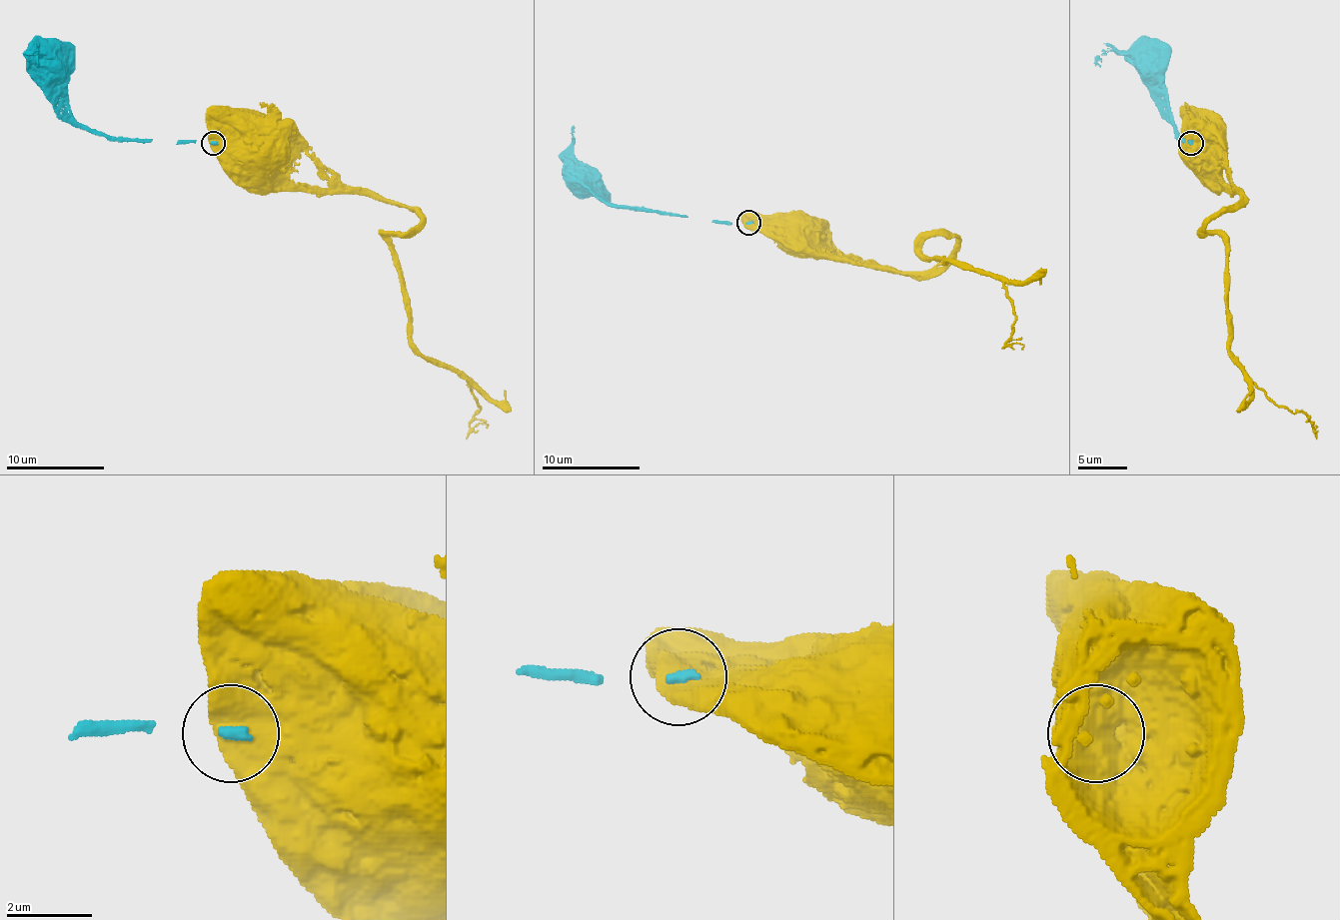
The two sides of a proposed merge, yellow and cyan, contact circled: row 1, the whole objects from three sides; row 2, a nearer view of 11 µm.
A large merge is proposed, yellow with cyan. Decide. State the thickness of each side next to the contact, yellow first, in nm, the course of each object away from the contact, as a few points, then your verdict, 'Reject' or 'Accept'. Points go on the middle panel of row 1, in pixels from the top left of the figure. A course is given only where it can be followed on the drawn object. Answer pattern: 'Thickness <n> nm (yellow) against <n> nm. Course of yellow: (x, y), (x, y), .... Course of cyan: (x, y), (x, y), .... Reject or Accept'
Thickness 900 nm (yellow) against 190 nm. Course of yellow: (747, 223), (802, 218), (806, 223), (802, 228). Course of cyan: (747, 223), (618, 209), (603, 199), (603, 186), (593, 177), (586, 182). Reject

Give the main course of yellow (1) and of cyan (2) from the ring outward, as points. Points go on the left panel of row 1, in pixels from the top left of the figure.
1: (212, 142), (267, 142), (271, 137), (267, 140)
2: (212, 142), (139, 142), (104, 137), (82, 127), (67, 103), (67, 71), (57, 61), (50, 61)

